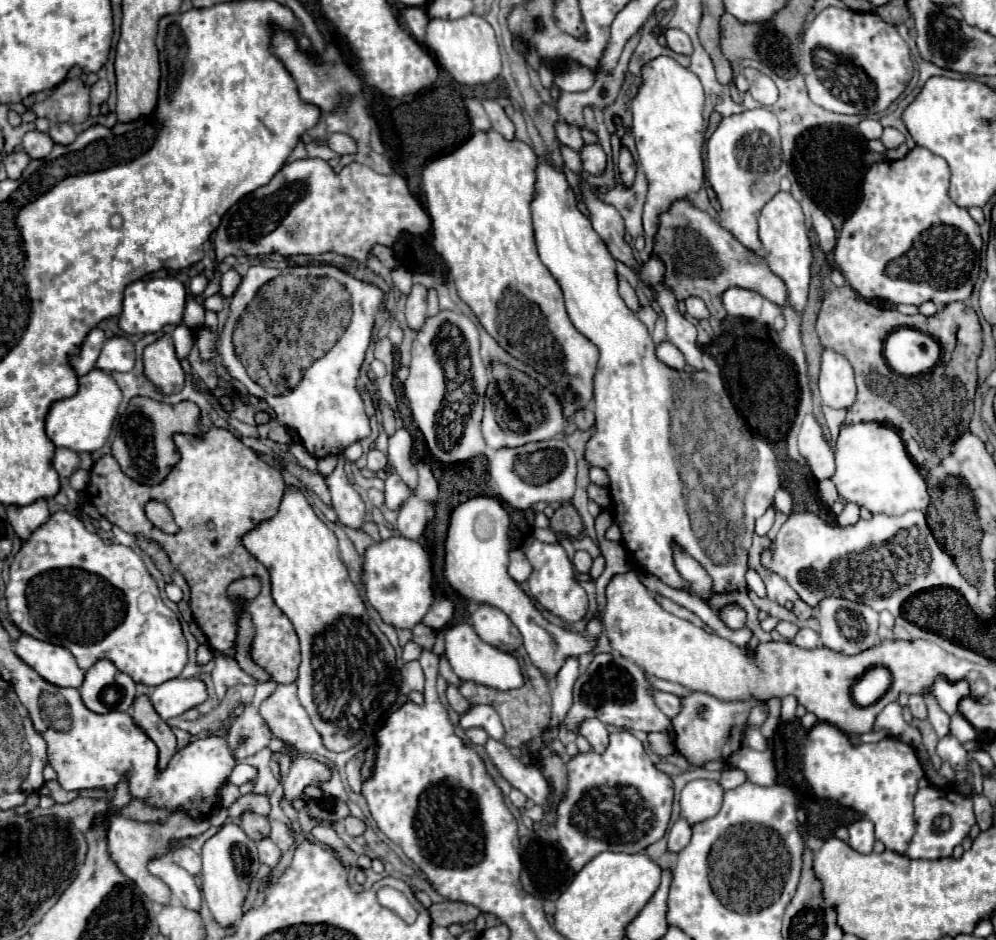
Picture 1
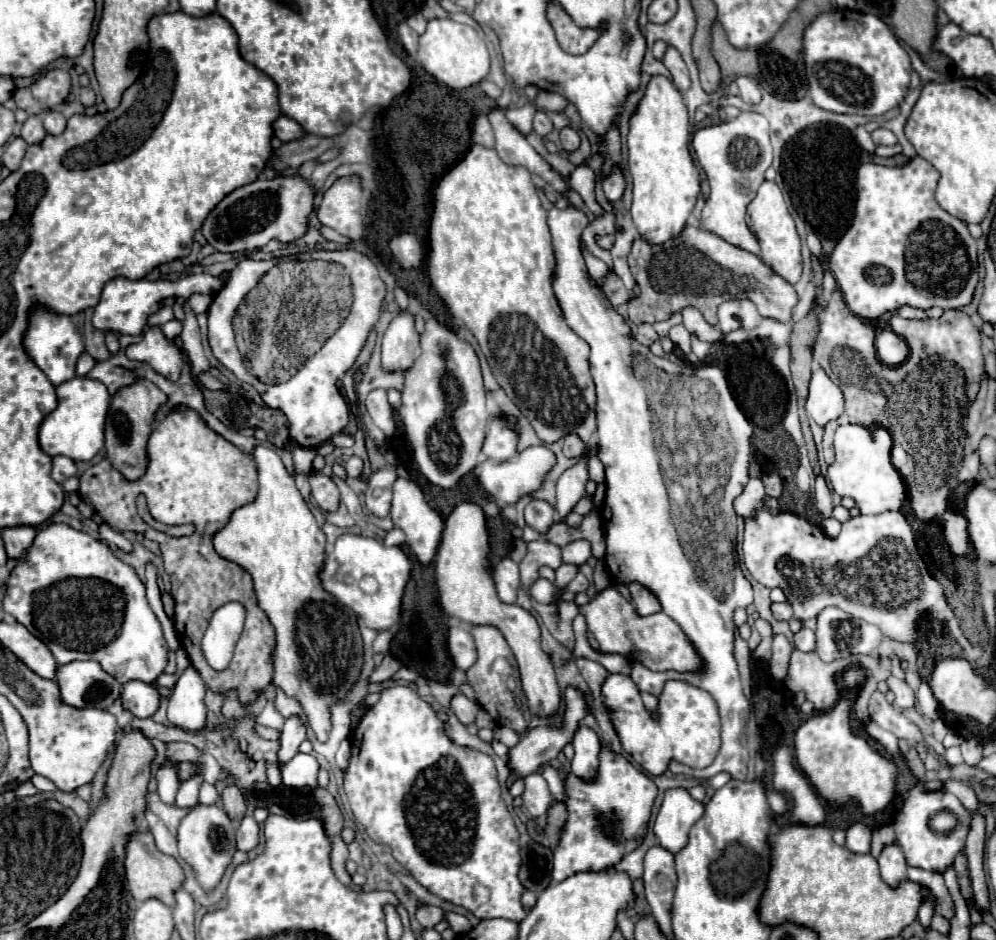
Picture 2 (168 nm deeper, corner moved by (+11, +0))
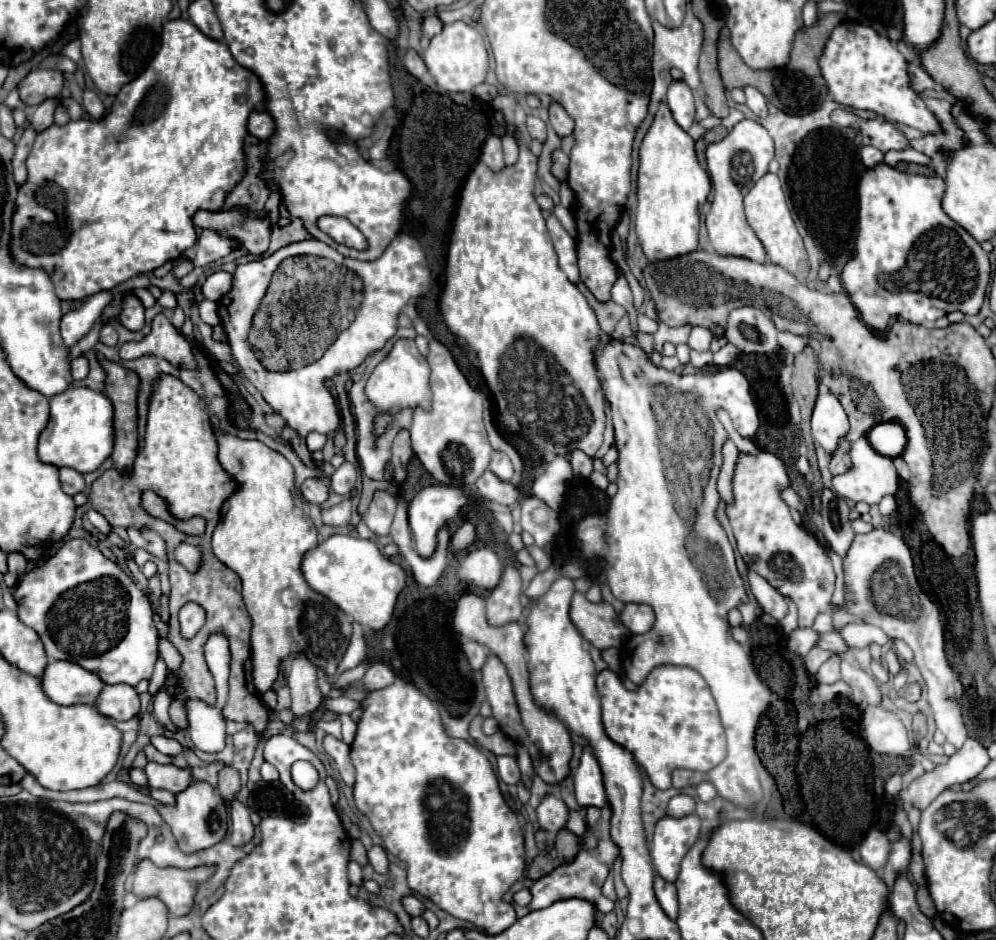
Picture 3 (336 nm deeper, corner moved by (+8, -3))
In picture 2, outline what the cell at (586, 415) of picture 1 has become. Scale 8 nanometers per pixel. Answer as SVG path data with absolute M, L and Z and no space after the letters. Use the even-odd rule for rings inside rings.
M567 435L563 441L561 441L561 447L563 447L563 453L565 457L579 457L583 453L583 441L577 437L577 435Z

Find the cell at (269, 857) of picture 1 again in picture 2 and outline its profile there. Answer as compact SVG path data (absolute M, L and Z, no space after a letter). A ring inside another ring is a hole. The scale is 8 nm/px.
M245 815L237 829L237 849L251 851L259 843L259 825L251 815Z

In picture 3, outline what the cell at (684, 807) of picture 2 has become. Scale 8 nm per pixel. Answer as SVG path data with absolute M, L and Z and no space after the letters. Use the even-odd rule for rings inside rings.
M688 814L682 818L662 816L656 824L654 838L650 844L650 856L656 866L656 872L674 882L680 872L680 862L692 844L698 840L702 828L702 820L696 814Z

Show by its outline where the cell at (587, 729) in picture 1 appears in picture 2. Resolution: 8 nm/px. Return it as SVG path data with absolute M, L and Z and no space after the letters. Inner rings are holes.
M581 727L573 737L575 757L571 759L571 773L583 781L595 781L599 767L599 737L593 729Z

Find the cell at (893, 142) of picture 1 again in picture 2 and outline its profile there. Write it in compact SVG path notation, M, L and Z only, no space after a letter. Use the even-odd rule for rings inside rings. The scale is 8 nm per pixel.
M883 127L875 129L875 131L871 133L871 137L873 137L875 145L895 145L895 143L897 143L897 137L895 137L889 129L883 129Z

